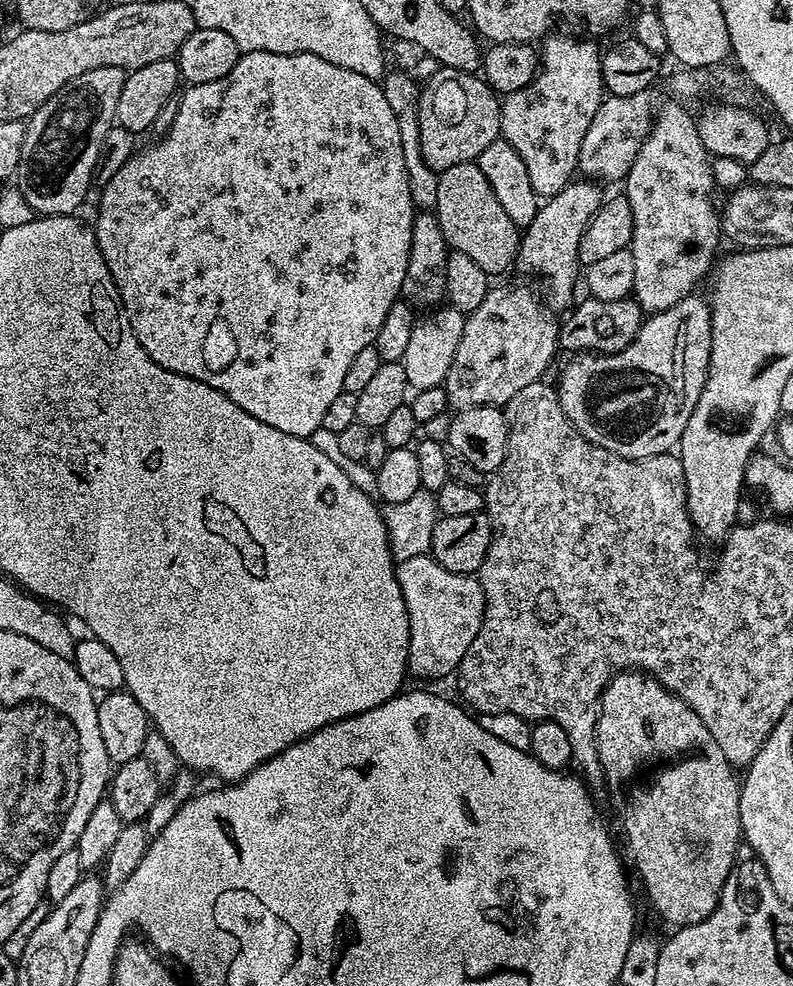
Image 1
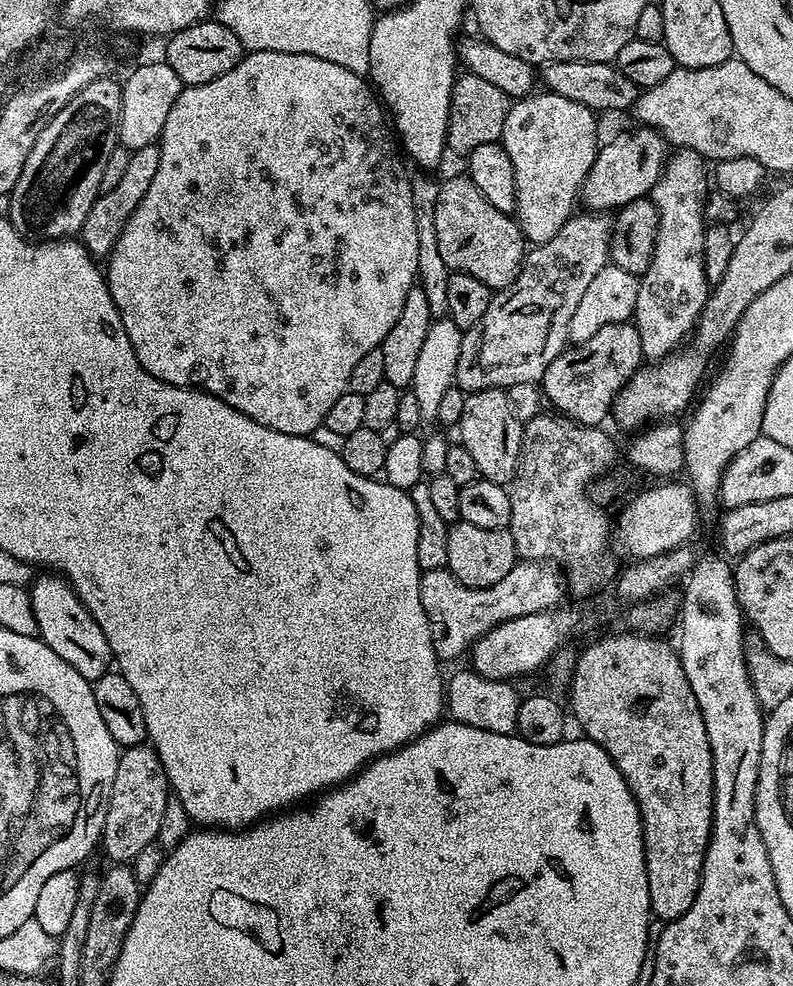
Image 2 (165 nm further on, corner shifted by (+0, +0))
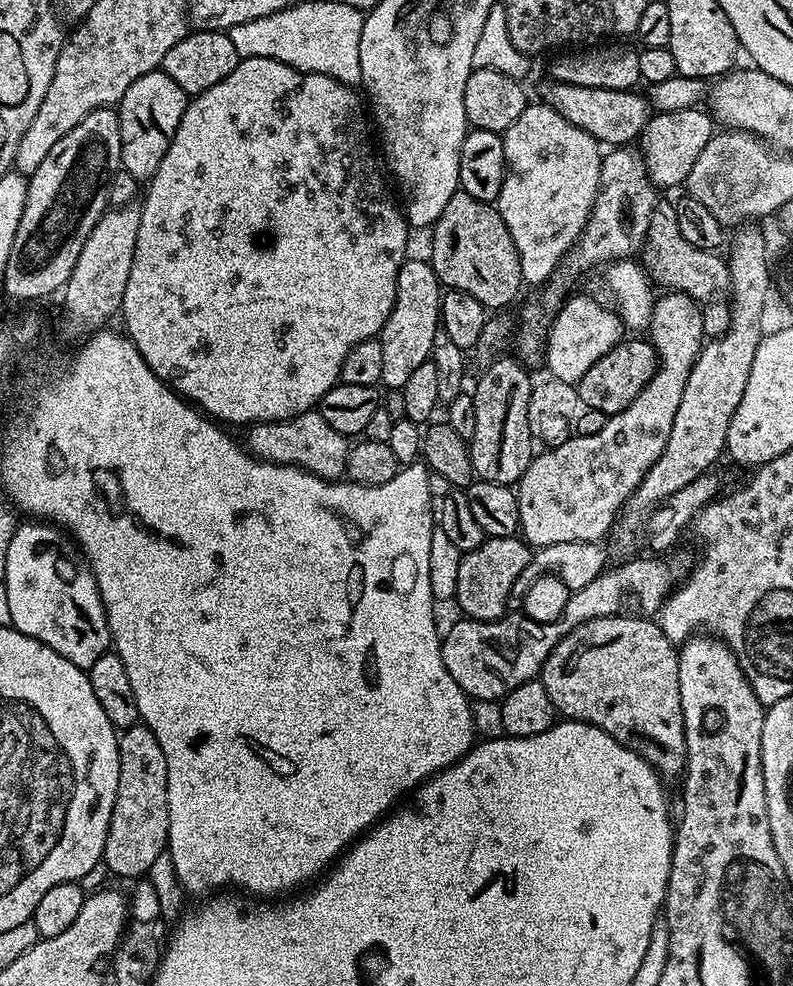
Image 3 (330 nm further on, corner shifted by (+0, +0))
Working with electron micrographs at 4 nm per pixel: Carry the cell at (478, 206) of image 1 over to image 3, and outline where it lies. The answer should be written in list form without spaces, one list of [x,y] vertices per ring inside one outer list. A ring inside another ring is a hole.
[[[457,190],[450,202],[446,202],[446,210],[442,210],[432,225],[430,235],[430,263],[445,289],[470,294],[470,298],[478,298],[478,302],[489,310],[504,310],[519,294],[522,270],[518,266],[518,250],[514,238],[510,238],[510,230],[506,230],[506,222],[502,222],[492,204]]]

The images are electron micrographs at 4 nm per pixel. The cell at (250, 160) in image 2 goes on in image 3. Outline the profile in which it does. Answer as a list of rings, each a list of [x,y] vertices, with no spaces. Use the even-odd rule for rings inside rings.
[[[246,56],[240,59],[238,66],[222,78],[222,82],[214,82],[210,90],[199,92],[196,96],[191,97],[182,114],[182,122],[178,122],[178,130],[170,142],[170,150],[158,162],[158,170],[152,175],[151,180],[147,181],[146,188],[148,193],[145,194],[144,200],[140,204],[141,221],[139,223],[138,238],[134,247],[134,258],[131,263],[130,276],[126,281],[126,292],[122,298],[120,312],[124,316],[124,328],[132,345],[142,354],[146,366],[159,380],[164,381],[173,392],[179,392],[185,400],[191,402],[197,409],[203,410],[209,417],[217,421],[228,424],[244,424],[251,426],[254,424],[269,424],[279,420],[289,420],[303,412],[313,411],[319,405],[320,399],[338,383],[342,362],[346,362],[346,354],[358,342],[370,340],[379,337],[382,326],[386,318],[390,318],[390,310],[394,306],[394,294],[396,293],[396,283],[398,282],[398,270],[404,264],[408,248],[408,232],[410,225],[401,209],[394,201],[388,197],[388,188],[384,185],[384,180],[380,177],[380,172],[376,169],[376,160],[372,157],[372,144],[368,141],[368,128],[370,132],[370,120],[366,115],[366,104],[363,99],[360,100],[355,96],[353,89],[347,84],[338,82],[326,74],[314,74],[313,72],[300,72],[297,68],[292,68],[289,64],[278,62],[275,58],[258,58],[257,56]]]

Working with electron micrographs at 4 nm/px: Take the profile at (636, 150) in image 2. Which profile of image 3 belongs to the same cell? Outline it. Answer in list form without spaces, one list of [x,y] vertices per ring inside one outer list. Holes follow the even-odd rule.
[[[700,106],[649,115],[638,137],[638,151],[644,157],[648,177],[657,189],[676,188],[679,184],[681,187],[687,181],[690,170],[694,170],[698,154],[706,150],[706,142],[710,142],[713,134],[712,113]]]

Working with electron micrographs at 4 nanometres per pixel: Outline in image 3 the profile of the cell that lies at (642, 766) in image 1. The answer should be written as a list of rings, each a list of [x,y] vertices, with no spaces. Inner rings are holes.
[[[640,614],[624,615],[594,618],[570,630],[570,634],[566,634],[557,642],[554,650],[550,650],[538,679],[546,686],[546,694],[550,694],[550,702],[554,702],[561,717],[581,720],[606,730],[610,738],[638,753],[661,777],[679,777],[688,755],[682,718],[682,694],[678,694],[680,658],[677,645],[666,638],[655,619]]]

